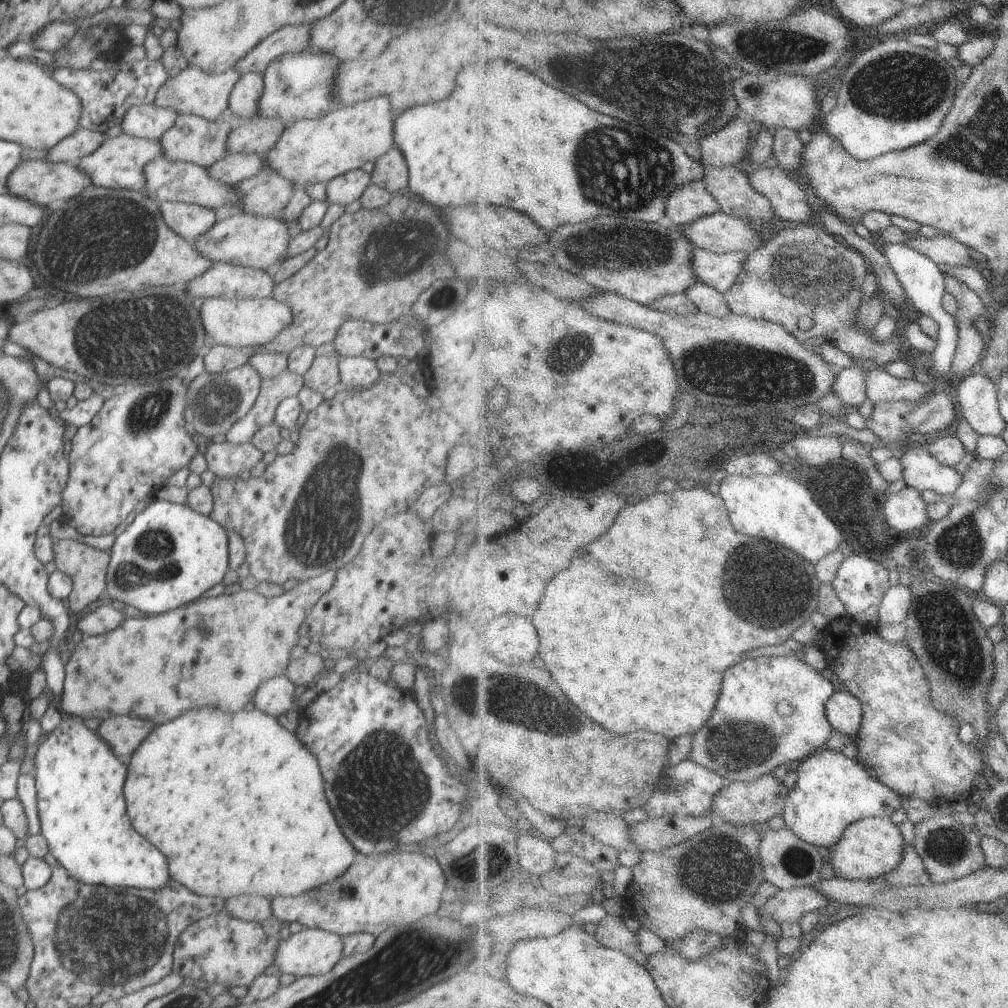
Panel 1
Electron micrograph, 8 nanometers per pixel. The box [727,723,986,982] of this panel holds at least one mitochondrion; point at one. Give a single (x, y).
(950, 846)

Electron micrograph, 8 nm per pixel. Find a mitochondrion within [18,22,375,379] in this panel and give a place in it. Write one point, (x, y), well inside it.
(83, 243)

